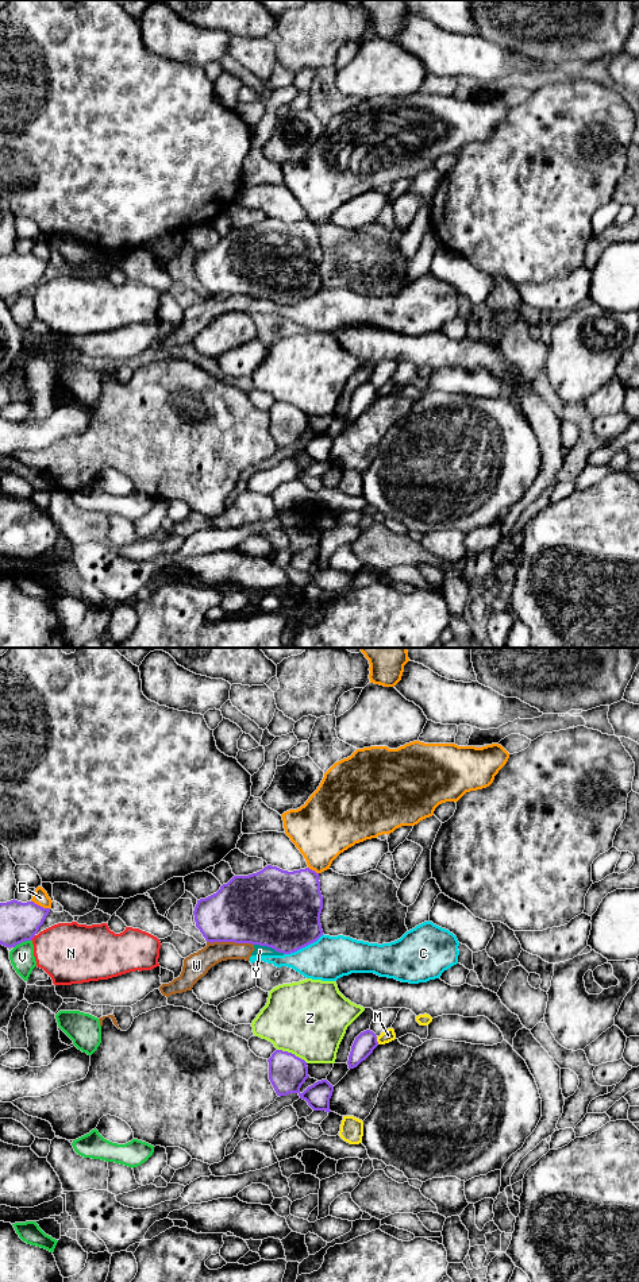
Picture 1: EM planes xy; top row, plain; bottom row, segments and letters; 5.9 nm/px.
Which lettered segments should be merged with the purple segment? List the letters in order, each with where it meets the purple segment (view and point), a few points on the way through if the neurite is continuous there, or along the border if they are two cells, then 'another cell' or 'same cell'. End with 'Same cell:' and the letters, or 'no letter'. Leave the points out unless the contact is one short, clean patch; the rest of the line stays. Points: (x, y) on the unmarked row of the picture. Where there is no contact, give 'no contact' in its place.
C: meets purple in xy at (303, 298); another cell
E: meets purple in xy at (39, 258); another cell
M: meets purple in xy at (376, 393); another cell
N: meets purple in xy at (33, 289); border along xy (35, 288), (30, 292); another cell
V: meets purple in xy at (22, 293); another cell
W: meets purple in xy at (230, 293); border along xy (207, 293), (250, 294), (253, 297); another cell
Y: meets purple in xy at (269, 298); border along xy (254, 296), (270, 298), (284, 305); another cell
Z: meets purple in xy at (291, 405); another cell
Same cell: no letter

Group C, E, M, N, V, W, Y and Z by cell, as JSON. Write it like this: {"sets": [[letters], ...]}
{"sets": [["C", "W", "Y"], ["E"], ["M"], ["N"], ["V"], ["Z"]]}

